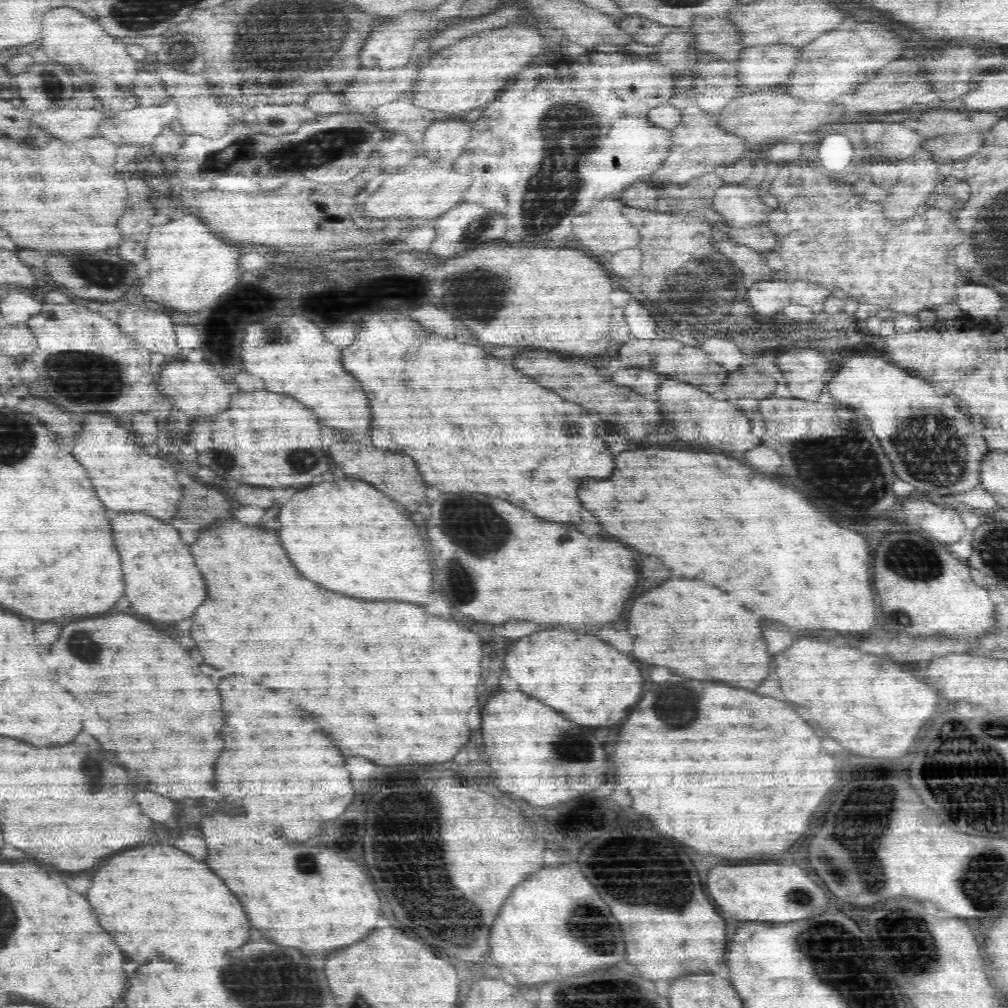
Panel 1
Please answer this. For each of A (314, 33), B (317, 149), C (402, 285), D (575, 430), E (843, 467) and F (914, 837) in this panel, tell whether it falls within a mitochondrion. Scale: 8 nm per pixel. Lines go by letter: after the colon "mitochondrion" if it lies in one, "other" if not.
A: mitochondrion
B: mitochondrion
C: other
D: mitochondrion
E: mitochondrion
F: other

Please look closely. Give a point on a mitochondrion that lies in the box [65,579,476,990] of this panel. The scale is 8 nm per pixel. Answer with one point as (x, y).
(92, 771)

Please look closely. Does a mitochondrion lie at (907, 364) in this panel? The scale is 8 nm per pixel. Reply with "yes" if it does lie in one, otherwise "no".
no

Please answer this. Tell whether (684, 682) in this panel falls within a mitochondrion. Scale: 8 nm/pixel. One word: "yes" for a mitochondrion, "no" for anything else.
yes

